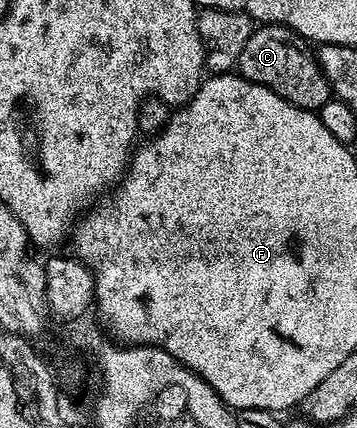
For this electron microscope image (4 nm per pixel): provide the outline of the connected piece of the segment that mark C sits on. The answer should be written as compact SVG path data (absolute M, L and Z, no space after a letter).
M260 25L253 30L250 41L246 41L242 48L242 57L238 64L238 74L244 79L254 81L258 85L266 85L274 93L281 95L286 101L298 105L307 111L319 112L322 105L326 105L329 99L333 98L332 86L328 84L328 79L322 73L315 54L307 46L298 42L297 36L286 27L279 25Z

